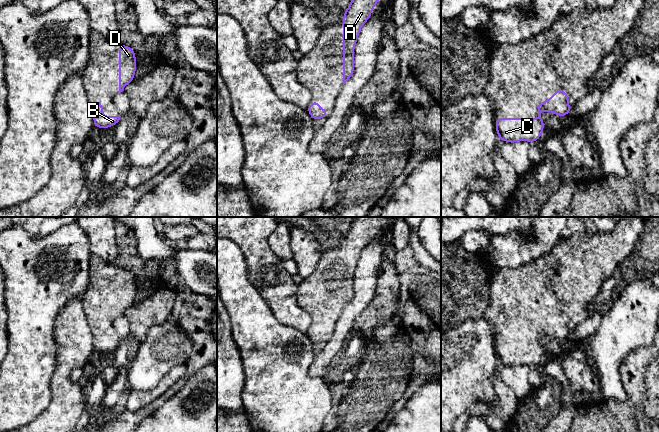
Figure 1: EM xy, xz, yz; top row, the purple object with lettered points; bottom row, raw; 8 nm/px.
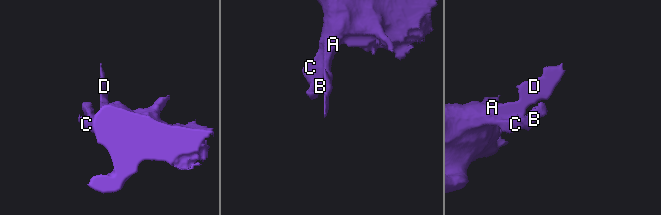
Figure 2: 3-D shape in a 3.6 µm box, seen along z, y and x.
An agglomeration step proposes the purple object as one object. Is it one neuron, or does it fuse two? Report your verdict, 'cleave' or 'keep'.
keep

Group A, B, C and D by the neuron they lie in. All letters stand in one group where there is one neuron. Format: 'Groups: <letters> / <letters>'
Groups: A B C D

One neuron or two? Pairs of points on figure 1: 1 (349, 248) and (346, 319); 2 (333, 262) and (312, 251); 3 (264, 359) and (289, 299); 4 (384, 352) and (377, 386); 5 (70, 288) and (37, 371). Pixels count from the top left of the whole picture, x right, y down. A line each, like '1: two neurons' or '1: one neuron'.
1: two neurons
2: two neurons
3: two neurons
4: one neuron
5: one neuron

